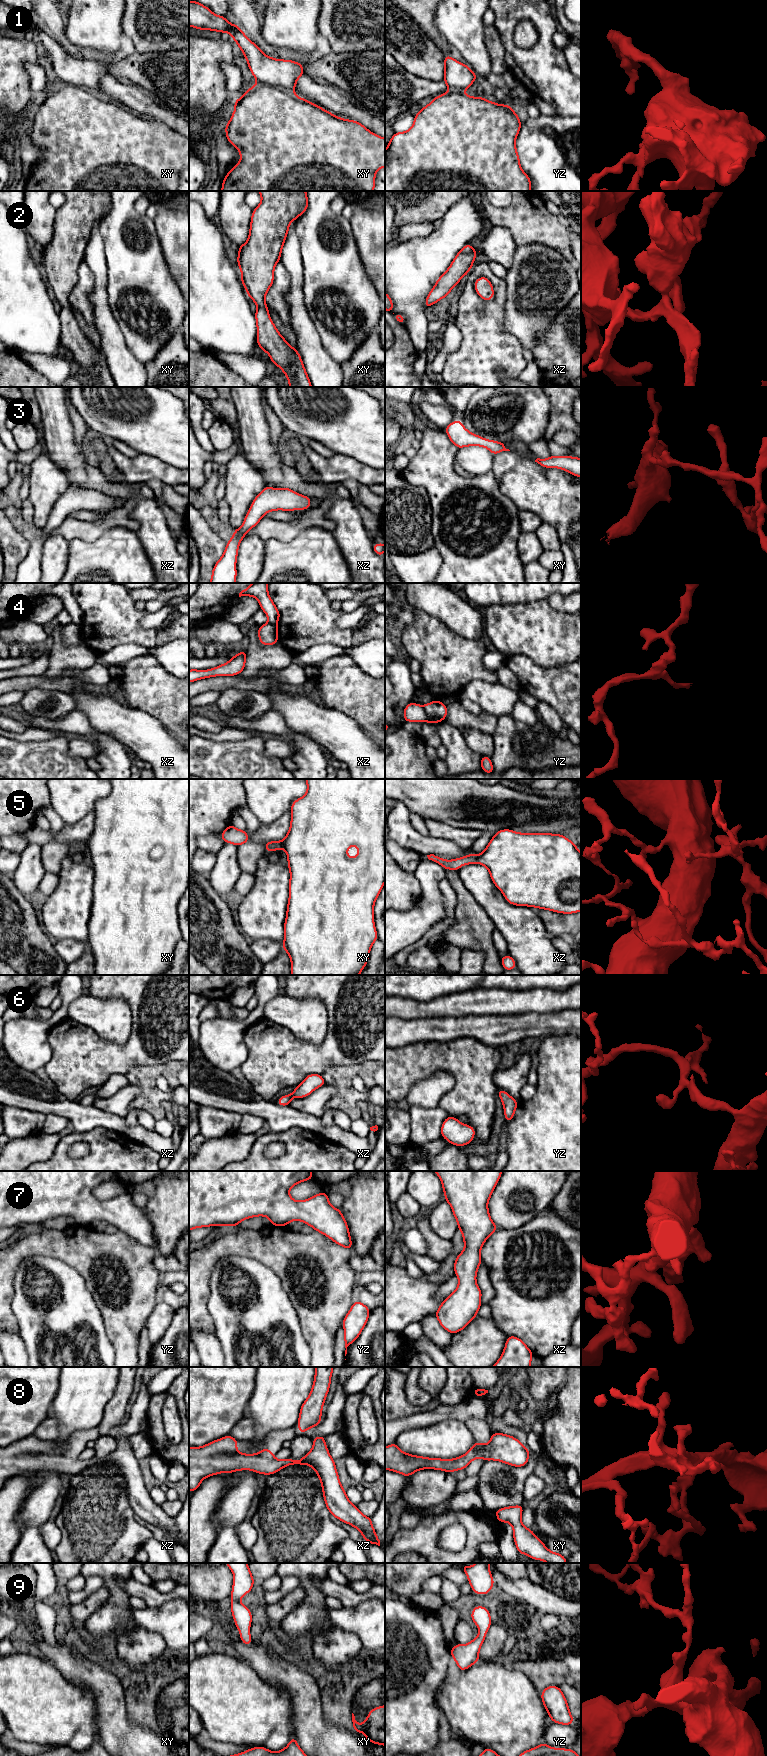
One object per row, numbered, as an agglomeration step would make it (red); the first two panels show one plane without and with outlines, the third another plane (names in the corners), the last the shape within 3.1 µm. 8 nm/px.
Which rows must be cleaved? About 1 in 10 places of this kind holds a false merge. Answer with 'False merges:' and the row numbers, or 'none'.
False merges: 4

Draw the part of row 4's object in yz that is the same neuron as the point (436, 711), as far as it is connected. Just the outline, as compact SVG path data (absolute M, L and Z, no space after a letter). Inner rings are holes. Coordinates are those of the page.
M440 700L427 703L423 706L427 716L427 721L432 724L436 724L446 719L447 706Z

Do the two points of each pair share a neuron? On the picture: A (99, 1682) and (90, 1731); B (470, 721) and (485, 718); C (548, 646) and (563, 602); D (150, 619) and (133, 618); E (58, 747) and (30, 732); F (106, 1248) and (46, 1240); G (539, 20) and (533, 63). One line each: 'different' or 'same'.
A: different
B: same
C: different
D: different
E: different
F: same
G: same

